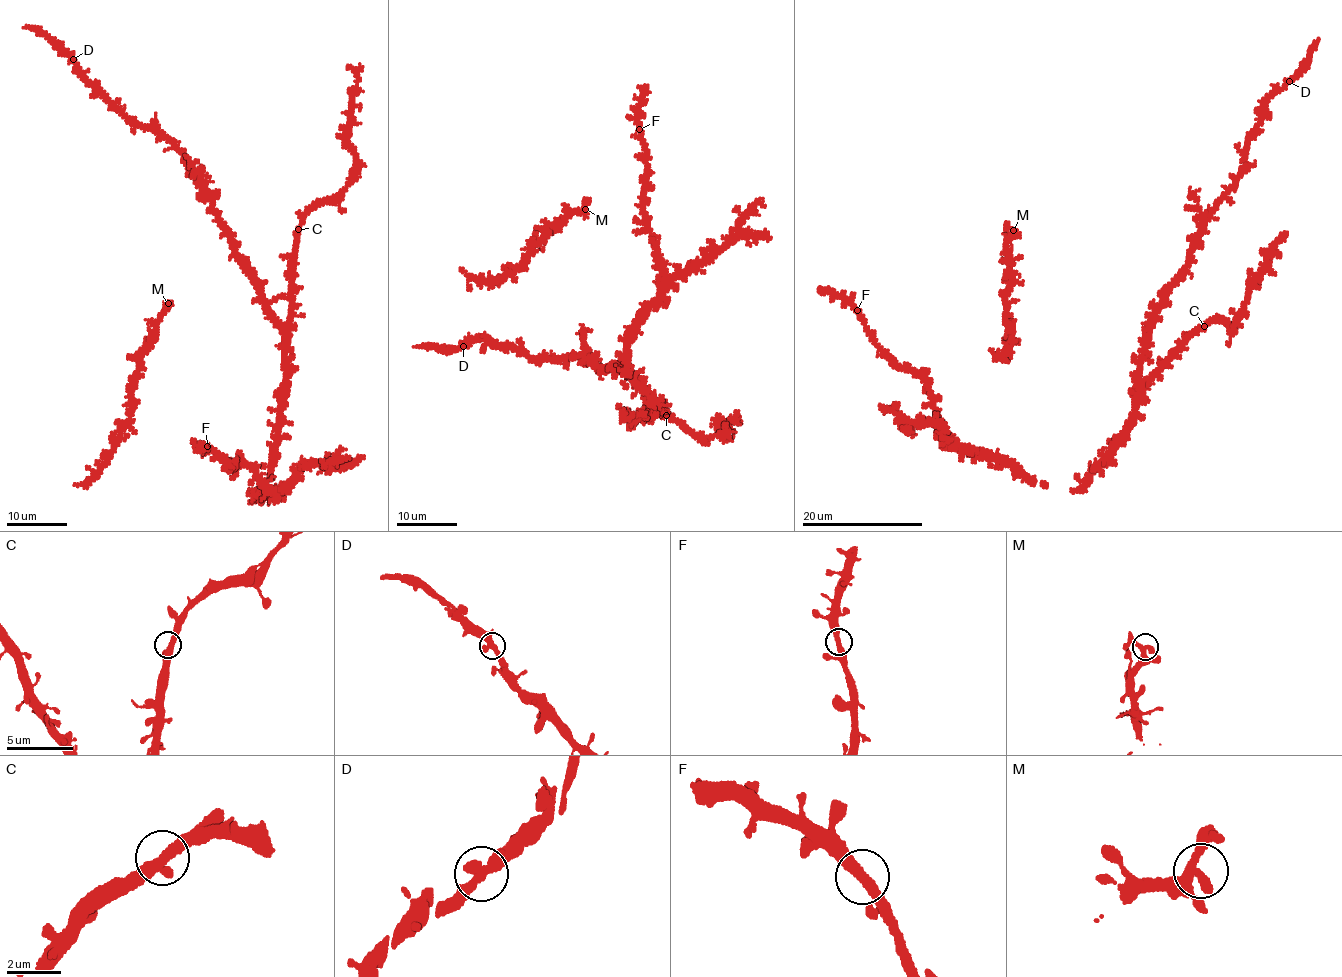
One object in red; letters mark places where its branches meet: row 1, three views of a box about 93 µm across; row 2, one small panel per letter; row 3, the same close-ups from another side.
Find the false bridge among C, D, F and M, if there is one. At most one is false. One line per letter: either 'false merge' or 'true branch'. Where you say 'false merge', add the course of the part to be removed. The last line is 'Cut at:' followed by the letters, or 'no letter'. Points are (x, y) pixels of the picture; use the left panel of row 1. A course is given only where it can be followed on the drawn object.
C: true branch
D: true branch
F: true branch
M: true branch
Cut at: no letter

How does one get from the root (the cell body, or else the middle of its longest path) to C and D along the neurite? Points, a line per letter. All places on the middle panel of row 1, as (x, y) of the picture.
C: (634, 420), (637, 414), (642, 416), (653, 400), (663, 407), (666, 415)
D: (634, 420), (645, 412), (651, 394), (627, 368), (601, 367), (581, 355), (530, 359), (487, 339), (464, 346)

